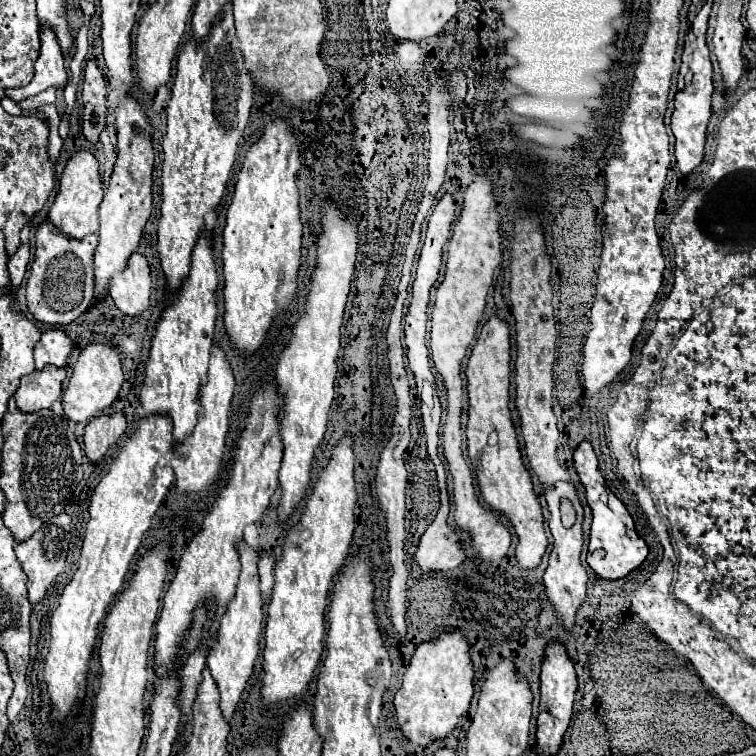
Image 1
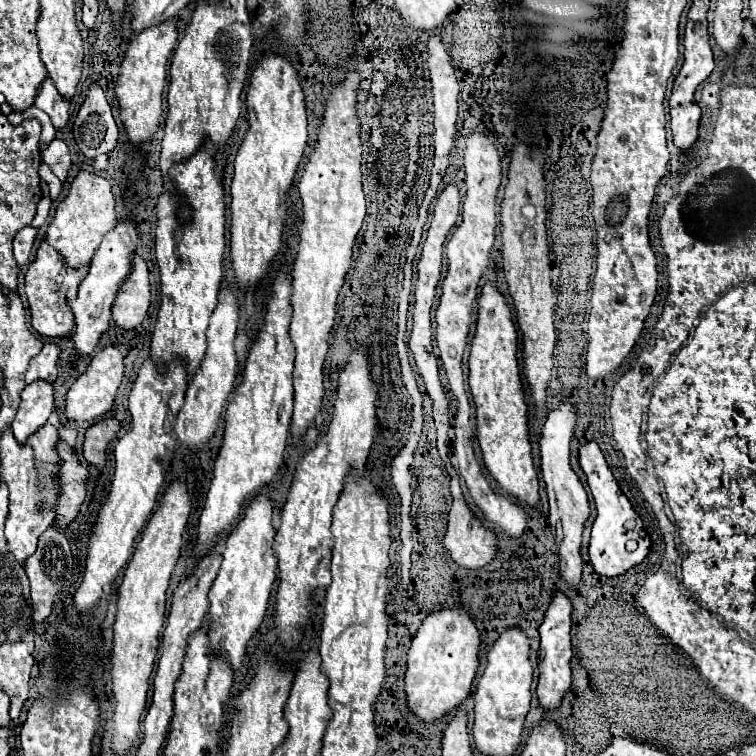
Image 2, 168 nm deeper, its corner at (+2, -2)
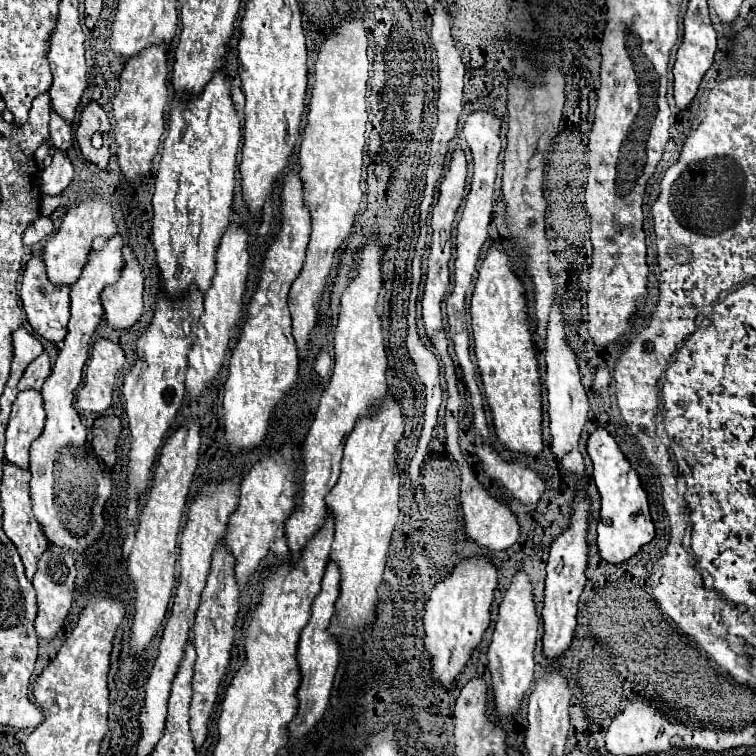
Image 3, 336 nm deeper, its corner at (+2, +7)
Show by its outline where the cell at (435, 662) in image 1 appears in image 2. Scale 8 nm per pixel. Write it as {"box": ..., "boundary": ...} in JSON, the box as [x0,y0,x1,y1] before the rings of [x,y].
{"box":[405,609,481,721],"boundary":[[[441,609],[437,613],[431,613],[419,627],[419,637],[413,639],[413,645],[409,649],[407,659],[407,675],[405,675],[405,691],[407,691],[407,703],[411,711],[421,721],[435,721],[443,717],[445,713],[453,711],[457,705],[465,701],[465,697],[471,691],[473,677],[477,673],[477,653],[481,647],[481,635],[477,631],[475,621],[471,619],[467,609]]]}

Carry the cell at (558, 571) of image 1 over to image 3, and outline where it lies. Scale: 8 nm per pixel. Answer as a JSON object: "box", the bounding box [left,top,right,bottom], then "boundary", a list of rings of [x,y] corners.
{"box":[545,304,587,480],"boundary":[[[555,304],[551,308],[551,320],[549,320],[549,328],[547,328],[547,352],[545,352],[545,360],[547,360],[547,376],[545,376],[545,386],[547,386],[547,414],[549,414],[549,430],[551,430],[551,452],[557,458],[557,464],[569,474],[569,478],[573,480],[581,480],[585,474],[585,464],[583,464],[583,456],[577,450],[577,442],[583,430],[583,424],[587,422],[587,394],[581,386],[581,378],[579,378],[579,366],[575,360],[575,354],[571,352],[569,344],[565,342],[563,336],[563,314],[561,314],[561,306]]]}

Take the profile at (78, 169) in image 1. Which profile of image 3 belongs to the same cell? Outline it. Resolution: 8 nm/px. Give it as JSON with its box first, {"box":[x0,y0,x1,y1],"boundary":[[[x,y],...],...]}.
{"box":[43,194,117,286],"boundary":[[[95,194],[91,200],[83,200],[81,204],[69,208],[59,230],[45,244],[43,258],[45,258],[49,280],[53,280],[53,284],[57,286],[65,286],[65,284],[71,286],[85,266],[93,240],[97,236],[113,236],[115,232],[117,232],[117,224],[113,220],[113,208],[103,194]]]}

